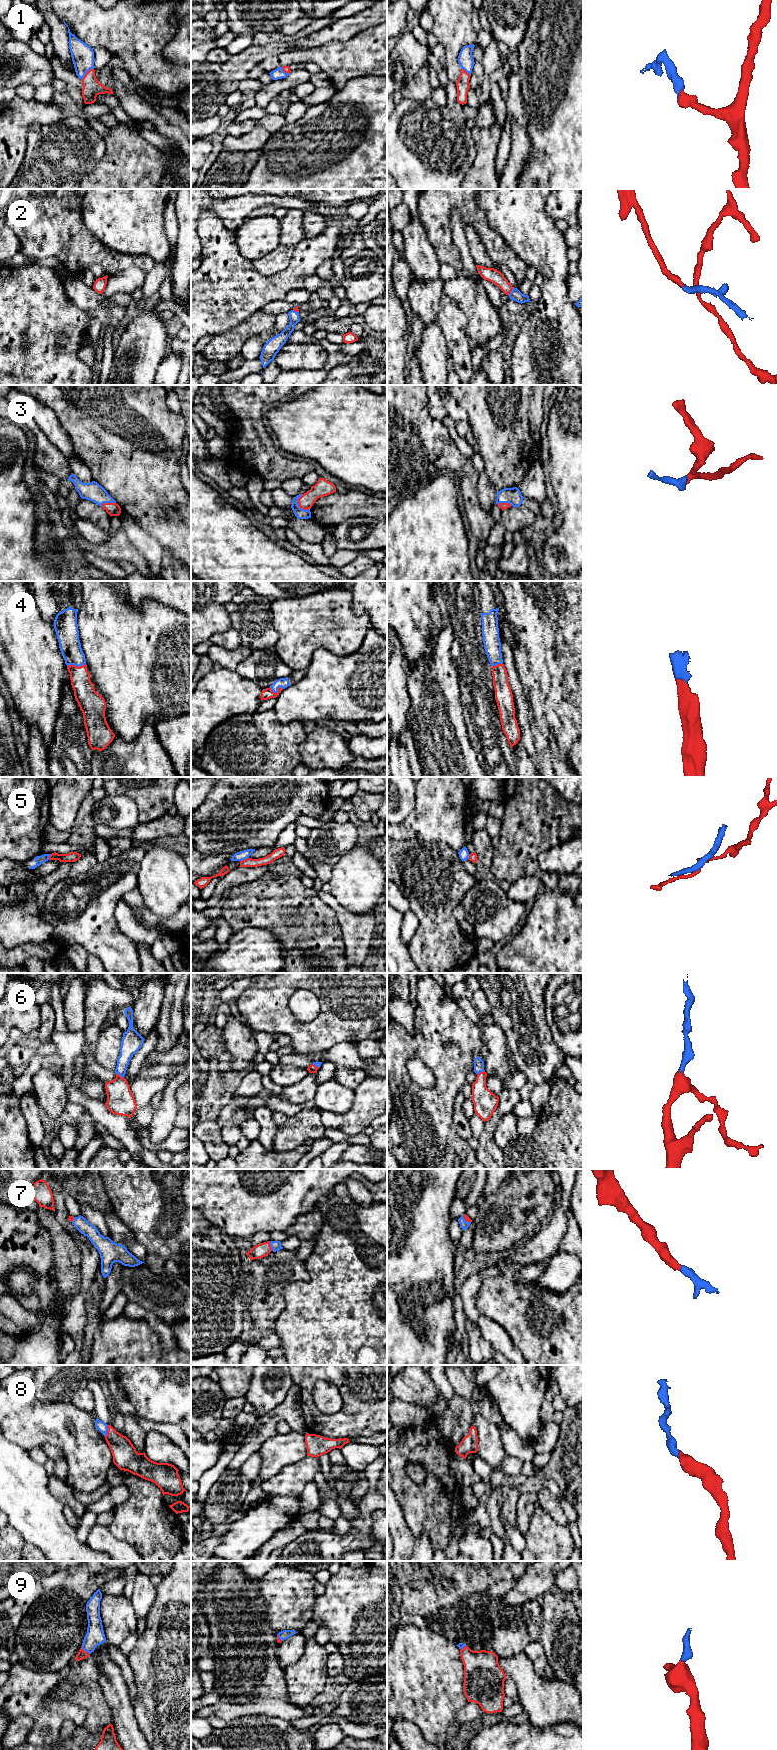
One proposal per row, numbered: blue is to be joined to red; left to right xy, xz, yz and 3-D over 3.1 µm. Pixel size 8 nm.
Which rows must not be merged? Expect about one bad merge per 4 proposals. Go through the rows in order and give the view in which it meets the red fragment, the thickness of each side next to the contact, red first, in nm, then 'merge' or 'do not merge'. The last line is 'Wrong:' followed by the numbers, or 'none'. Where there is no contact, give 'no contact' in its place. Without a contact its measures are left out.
1: xy | 140/180 nm | merge
2: yz | 110/90 nm | merge
3: xz | 130/90 nm | merge
4: xy | 170/180 nm | merge
5: xz | 80/80 nm | do not merge
6: xy | 220/140 nm | merge
7: xz | 110/80 nm | merge
8: xy | 200/80 nm | merge
9: xy | 70/150 nm | merge
Wrong: 5

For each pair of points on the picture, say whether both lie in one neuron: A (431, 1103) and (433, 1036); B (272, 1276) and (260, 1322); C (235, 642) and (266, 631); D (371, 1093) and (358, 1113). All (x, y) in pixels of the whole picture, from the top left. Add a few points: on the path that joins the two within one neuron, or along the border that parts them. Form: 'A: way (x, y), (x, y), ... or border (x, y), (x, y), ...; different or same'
A: way (441, 1086), (441, 1053); same
B: way (270, 1287), (263, 1311); same
C: border (232, 626), (238, 633), (241, 644); different
D: way (371, 1098), (363, 1108); same

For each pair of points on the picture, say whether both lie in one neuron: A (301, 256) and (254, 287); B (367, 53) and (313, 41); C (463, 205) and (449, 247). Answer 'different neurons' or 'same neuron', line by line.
A: same neuron
B: different neurons
C: same neuron

